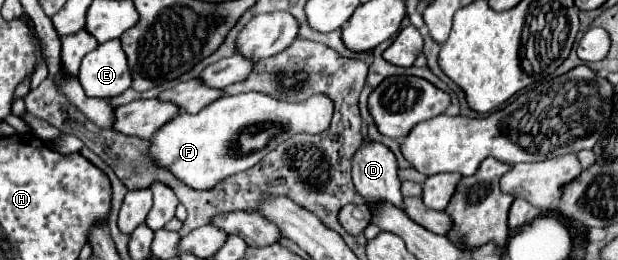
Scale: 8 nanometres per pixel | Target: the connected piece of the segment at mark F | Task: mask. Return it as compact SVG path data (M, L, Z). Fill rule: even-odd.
M245 92L245 94L237 94L237 96L223 96L223 98L215 100L213 104L205 106L197 114L179 114L171 122L167 122L167 126L163 126L159 130L159 134L151 140L149 156L159 166L165 166L173 174L177 174L177 178L183 180L187 186L205 190L205 188L215 186L219 180L223 180L231 174L237 174L237 172L243 172L243 170L255 166L267 152L271 152L275 146L279 146L283 140L287 140L295 134L321 134L323 130L329 128L331 118L333 118L333 100L327 98L327 94L313 94L303 102L277 100L263 92ZM257 134L261 134L261 144L259 144L261 148L251 144L251 140Z

